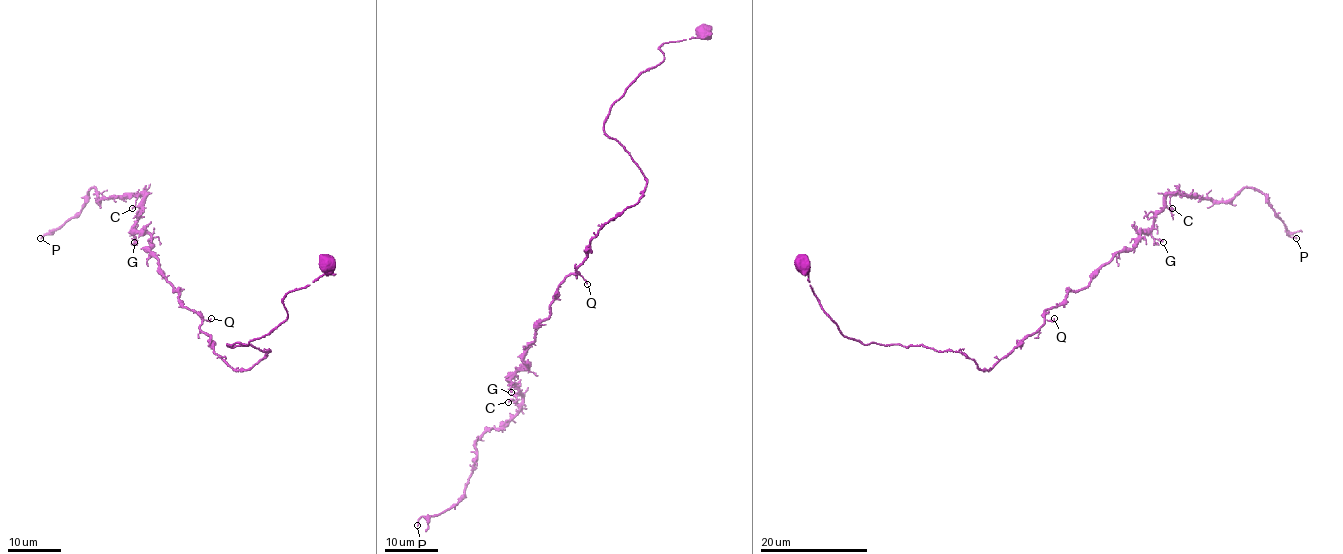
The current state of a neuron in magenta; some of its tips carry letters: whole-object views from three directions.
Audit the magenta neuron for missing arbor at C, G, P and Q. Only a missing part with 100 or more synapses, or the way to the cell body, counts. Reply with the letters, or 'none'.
none

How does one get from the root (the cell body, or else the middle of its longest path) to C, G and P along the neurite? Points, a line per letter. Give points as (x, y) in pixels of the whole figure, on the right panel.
C: (803, 263), (844, 336), (957, 351), (991, 370), (1046, 310), (1129, 250), (1168, 194), (1172, 208)
G: (803, 263), (844, 336), (957, 351), (991, 370), (1140, 234), (1163, 242)
P: (803, 263), (844, 336), (957, 351), (991, 370), (1129, 250), (1168, 194), (1231, 200), (1258, 189), (1296, 238)

